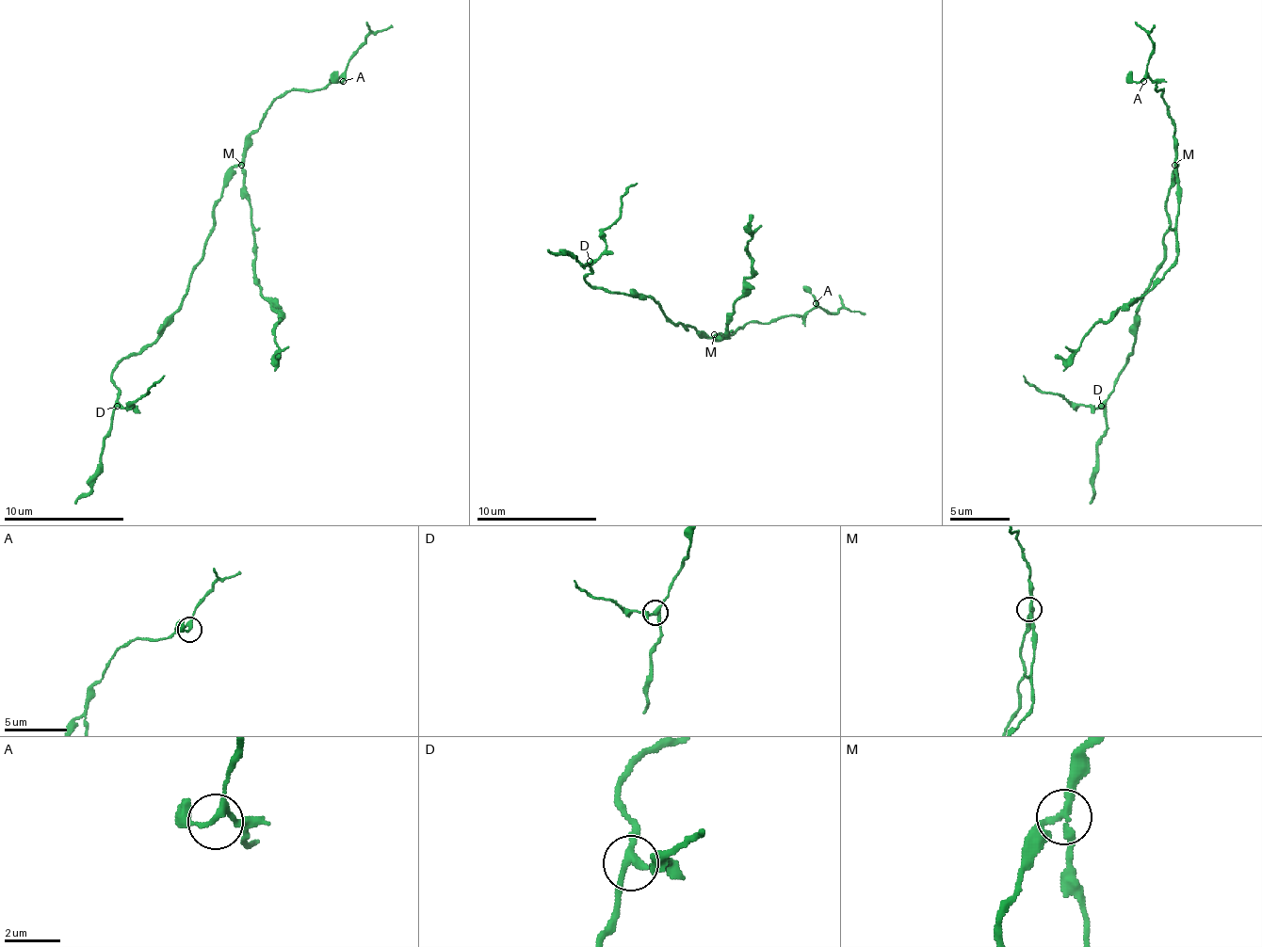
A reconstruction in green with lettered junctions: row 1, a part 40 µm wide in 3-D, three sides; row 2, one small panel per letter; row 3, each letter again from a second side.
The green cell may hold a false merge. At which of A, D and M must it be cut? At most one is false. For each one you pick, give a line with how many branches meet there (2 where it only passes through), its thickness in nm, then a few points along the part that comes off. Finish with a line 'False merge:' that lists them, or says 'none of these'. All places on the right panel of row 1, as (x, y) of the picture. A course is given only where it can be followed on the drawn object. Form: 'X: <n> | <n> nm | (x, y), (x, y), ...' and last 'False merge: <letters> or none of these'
M: 3 | 200 nm | (1173, 165), (1179, 204), (1176, 262), (1113, 315), (1095, 325), (1068, 355), (1056, 355)
False merge: M

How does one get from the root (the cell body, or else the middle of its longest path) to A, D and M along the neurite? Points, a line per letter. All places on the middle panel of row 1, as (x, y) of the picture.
A: (684, 324), (707, 336), (729, 336), (750, 321), (770, 324), (789, 315), (804, 315), (816, 303)
D: (684, 324), (674, 324), (650, 296), (629, 296), (593, 288), (584, 279), (590, 273), (590, 261)
M: (684, 324), (695, 330), (704, 330), (710, 336), (714, 333)

